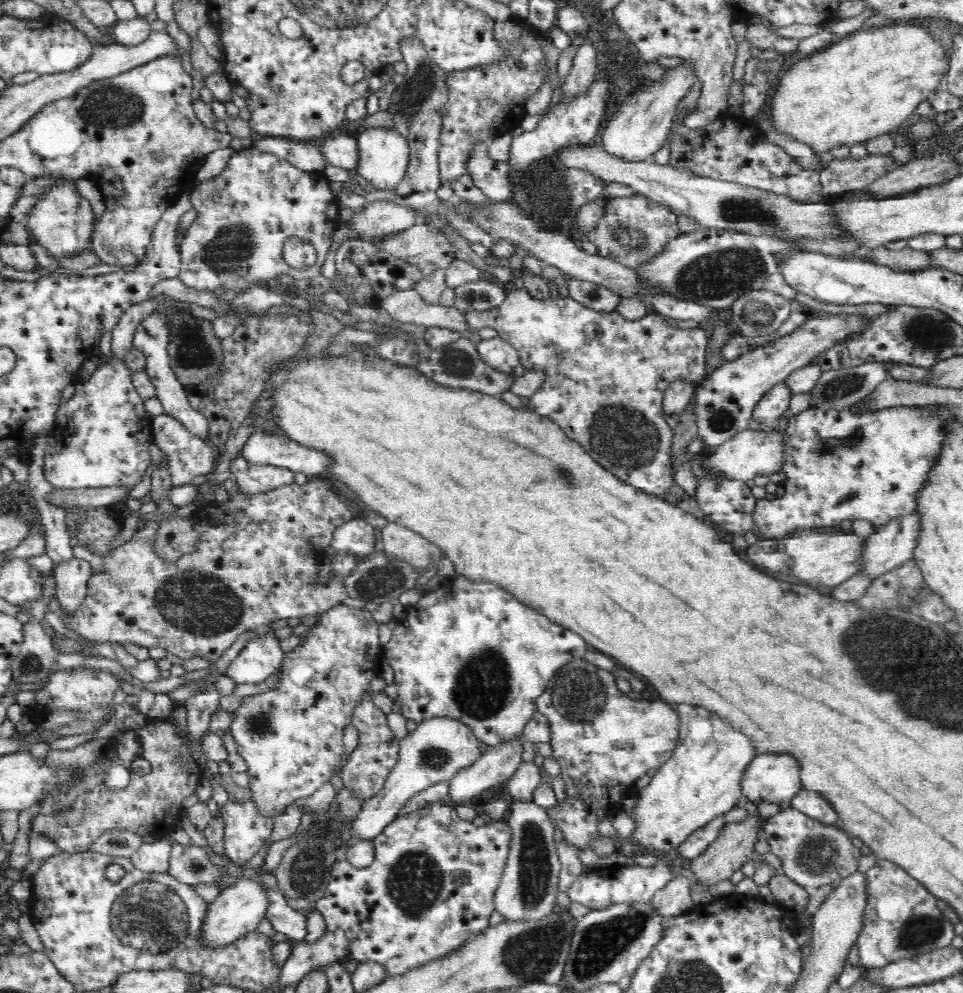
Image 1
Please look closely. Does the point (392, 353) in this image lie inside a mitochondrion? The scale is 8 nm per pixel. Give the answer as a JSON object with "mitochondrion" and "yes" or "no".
{"mitochondrion":"no"}

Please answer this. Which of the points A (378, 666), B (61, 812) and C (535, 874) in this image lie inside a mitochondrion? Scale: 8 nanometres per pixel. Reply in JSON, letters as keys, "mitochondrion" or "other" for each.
{"A":"other","B":"mitochondrion","C":"mitochondrion"}

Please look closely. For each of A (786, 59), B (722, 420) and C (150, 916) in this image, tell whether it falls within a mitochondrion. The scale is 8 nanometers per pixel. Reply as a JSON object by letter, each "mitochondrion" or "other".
{"A":"other","B":"mitochondrion","C":"mitochondrion"}

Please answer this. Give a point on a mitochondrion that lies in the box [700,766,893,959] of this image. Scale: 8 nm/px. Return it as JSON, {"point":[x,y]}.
{"point":[818,855]}

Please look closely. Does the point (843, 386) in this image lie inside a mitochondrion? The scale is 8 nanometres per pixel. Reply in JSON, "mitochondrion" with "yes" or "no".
{"mitochondrion":"yes"}

